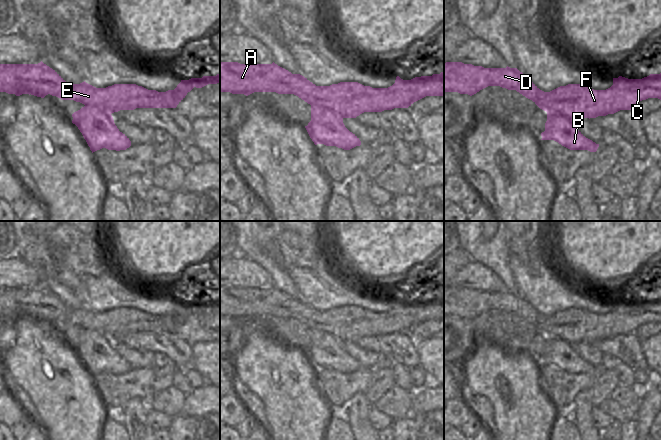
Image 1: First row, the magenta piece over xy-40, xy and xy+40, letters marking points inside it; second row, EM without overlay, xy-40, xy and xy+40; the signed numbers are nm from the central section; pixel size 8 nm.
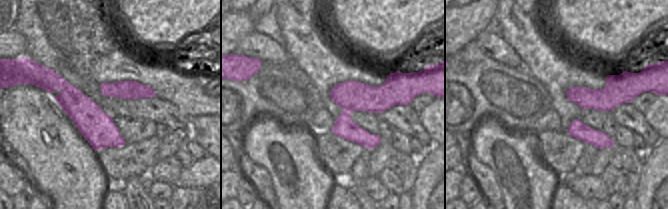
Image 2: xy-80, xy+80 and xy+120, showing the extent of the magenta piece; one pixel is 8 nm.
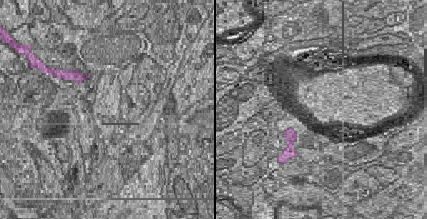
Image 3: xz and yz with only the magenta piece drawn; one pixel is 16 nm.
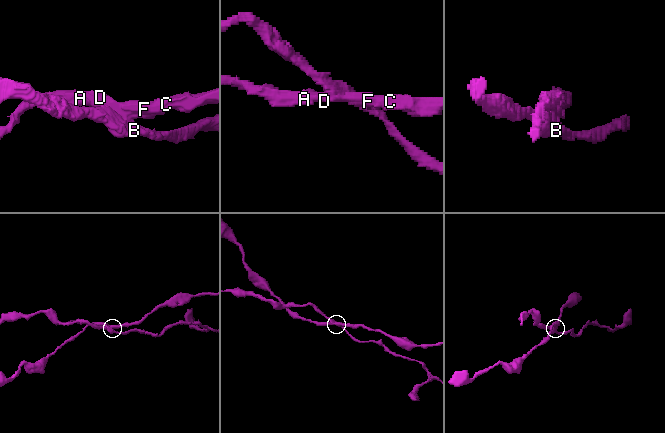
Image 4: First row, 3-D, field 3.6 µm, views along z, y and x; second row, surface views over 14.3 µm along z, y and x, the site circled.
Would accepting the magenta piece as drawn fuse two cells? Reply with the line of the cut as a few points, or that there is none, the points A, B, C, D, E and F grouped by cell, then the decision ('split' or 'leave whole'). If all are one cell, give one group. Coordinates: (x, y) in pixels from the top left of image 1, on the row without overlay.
xy (311, 329), (327, 331), (342, 342) | A C D E F / B | split

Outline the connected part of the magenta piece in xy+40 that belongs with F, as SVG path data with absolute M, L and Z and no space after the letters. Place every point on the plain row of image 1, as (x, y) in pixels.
M462 286L444 287L444 316L458 316L470 320L488 310L500 310L508 314L516 314L532 324L546 336L556 336L568 343L596 342L614 338L620 334L633 334L638 326L648 322L661 324L661 297L650 298L642 303L628 303L622 300L613 302L613 309L606 314L594 314L580 308L560 310L550 316L540 314L525 298L517 292L484 292Z

